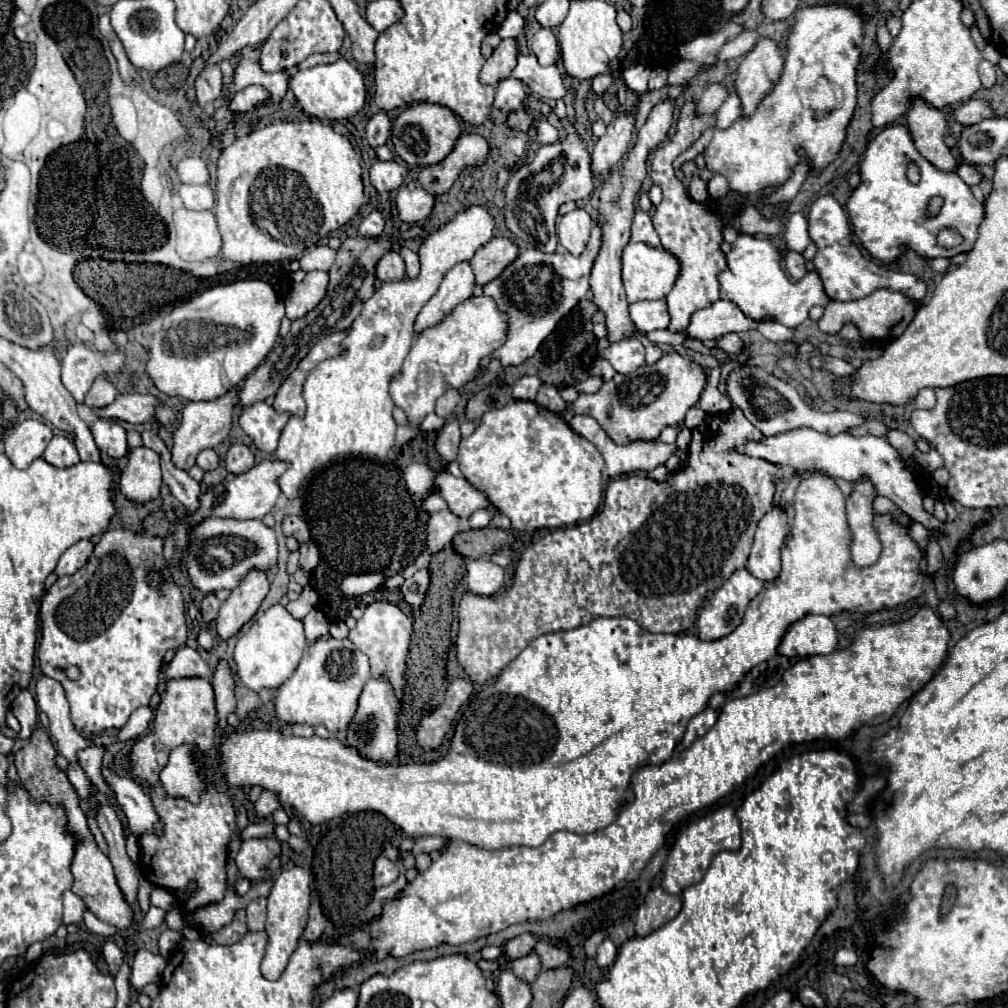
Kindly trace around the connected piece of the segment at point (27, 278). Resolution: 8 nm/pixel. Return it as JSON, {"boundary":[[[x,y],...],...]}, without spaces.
{"boundary":[[[22,253],[22,255],[20,255],[20,265],[18,265],[18,269],[20,269],[20,277],[22,277],[22,281],[24,281],[26,285],[36,285],[36,283],[42,281],[42,265],[40,265],[40,261],[38,261],[34,255],[30,255],[30,253]]]}

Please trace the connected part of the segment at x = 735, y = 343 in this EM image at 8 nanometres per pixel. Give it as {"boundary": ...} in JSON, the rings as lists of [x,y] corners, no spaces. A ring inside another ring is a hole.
{"boundary":[[[726,333],[726,335],[718,337],[718,339],[714,339],[714,343],[716,343],[718,349],[722,349],[722,351],[726,351],[726,353],[736,353],[736,355],[738,355],[738,353],[744,349],[742,339],[740,339],[736,333]]]}

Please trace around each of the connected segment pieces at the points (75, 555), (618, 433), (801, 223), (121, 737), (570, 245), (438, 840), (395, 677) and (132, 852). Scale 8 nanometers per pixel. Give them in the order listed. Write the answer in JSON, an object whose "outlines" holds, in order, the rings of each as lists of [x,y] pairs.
{"outlines":[[[[78,541],[78,543],[72,545],[68,551],[62,553],[62,557],[60,557],[54,573],[56,573],[58,577],[74,575],[82,565],[86,565],[92,549],[94,549],[92,541]]],[[[672,351],[668,355],[662,355],[660,361],[652,367],[642,365],[632,373],[614,375],[600,387],[600,391],[592,395],[582,393],[572,403],[572,411],[566,411],[564,415],[566,419],[578,413],[594,417],[604,427],[608,437],[618,445],[626,445],[638,439],[656,441],[664,427],[680,425],[684,421],[686,411],[698,403],[704,385],[706,375],[700,365]]],[[[792,213],[788,217],[782,239],[786,243],[786,251],[798,251],[798,253],[802,253],[812,243],[808,235],[808,221],[802,213]]],[[[140,707],[136,709],[128,723],[120,729],[120,733],[117,733],[116,740],[118,742],[126,742],[128,739],[138,739],[142,735],[148,733],[148,725],[150,725],[150,719],[152,719],[152,709],[150,707]]],[[[578,207],[578,209],[566,213],[564,217],[560,217],[556,229],[558,229],[560,243],[572,255],[580,255],[586,249],[586,243],[588,243],[588,237],[590,237],[592,217],[582,207]]],[[[418,837],[414,843],[412,853],[432,853],[432,851],[440,851],[446,845],[446,841],[442,837]]],[[[374,601],[364,609],[364,615],[358,619],[356,627],[350,631],[348,639],[370,657],[370,667],[374,677],[386,677],[392,685],[396,695],[402,699],[402,687],[404,687],[404,669],[406,669],[406,655],[412,635],[412,621],[392,603],[388,601]]],[[[128,831],[128,837],[126,837],[126,849],[128,849],[130,859],[134,863],[138,863],[140,861],[140,843],[138,843],[138,839],[130,831]]]]}

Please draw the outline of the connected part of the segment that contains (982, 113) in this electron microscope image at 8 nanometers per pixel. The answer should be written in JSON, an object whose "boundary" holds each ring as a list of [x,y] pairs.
{"boundary":[[[970,99],[966,103],[962,103],[958,109],[952,111],[952,119],[962,123],[962,125],[974,125],[986,117],[994,117],[992,109],[980,101],[980,99]]]}

